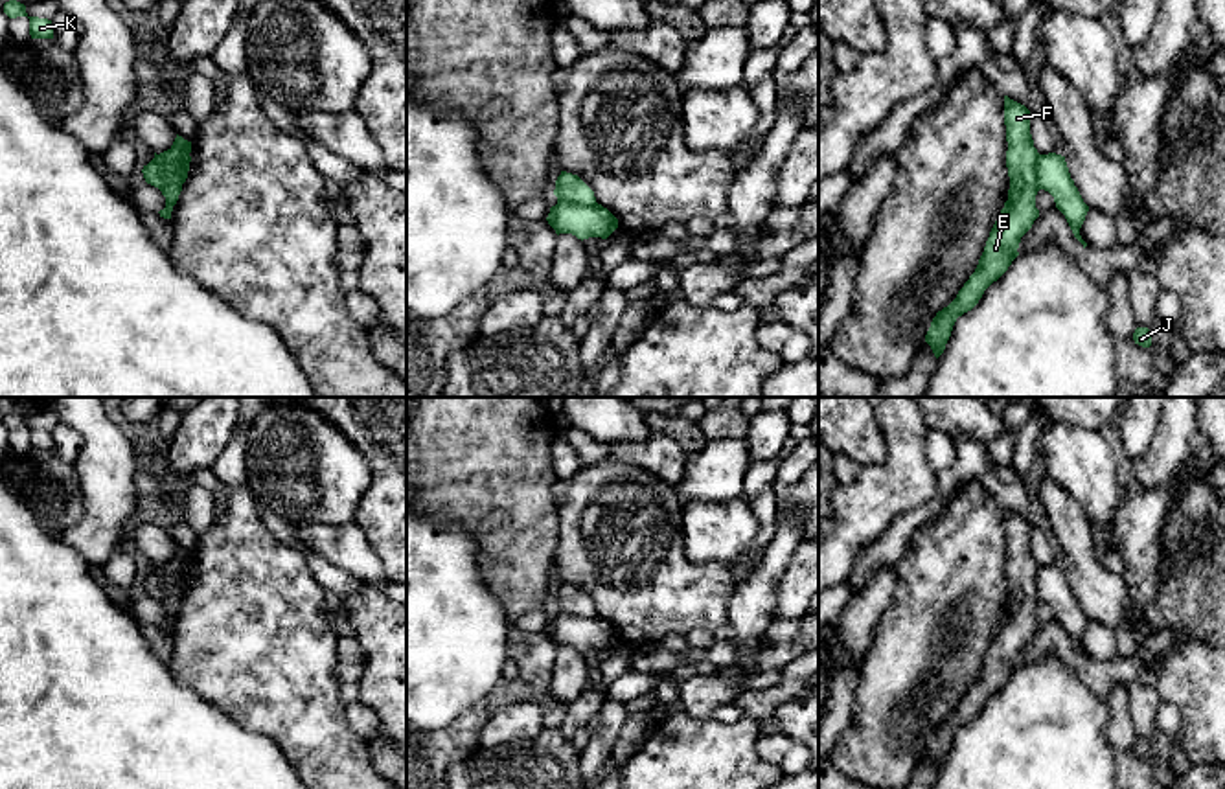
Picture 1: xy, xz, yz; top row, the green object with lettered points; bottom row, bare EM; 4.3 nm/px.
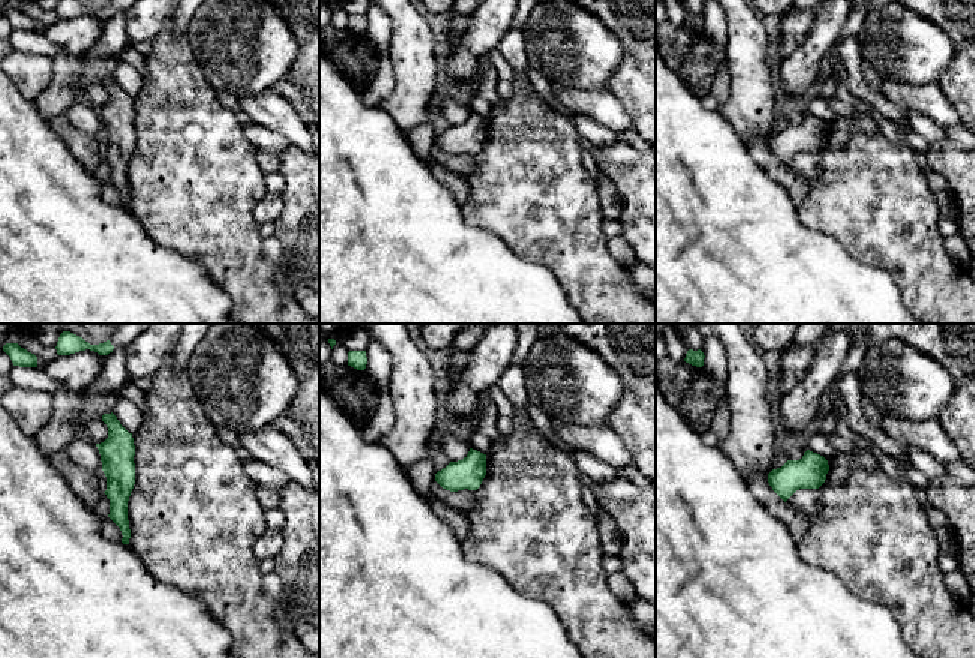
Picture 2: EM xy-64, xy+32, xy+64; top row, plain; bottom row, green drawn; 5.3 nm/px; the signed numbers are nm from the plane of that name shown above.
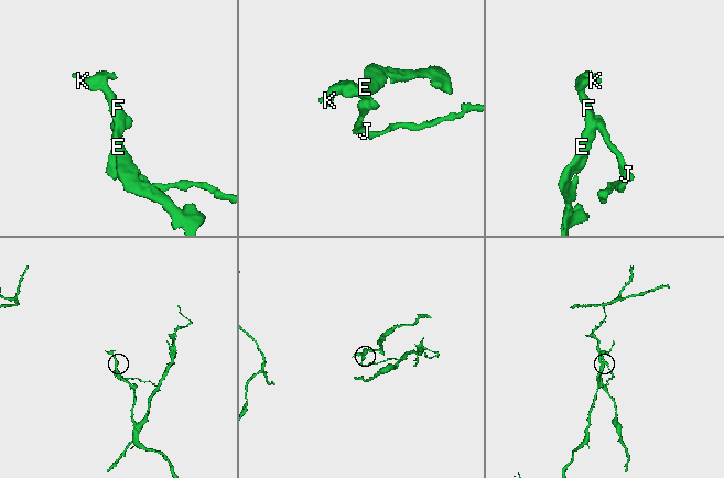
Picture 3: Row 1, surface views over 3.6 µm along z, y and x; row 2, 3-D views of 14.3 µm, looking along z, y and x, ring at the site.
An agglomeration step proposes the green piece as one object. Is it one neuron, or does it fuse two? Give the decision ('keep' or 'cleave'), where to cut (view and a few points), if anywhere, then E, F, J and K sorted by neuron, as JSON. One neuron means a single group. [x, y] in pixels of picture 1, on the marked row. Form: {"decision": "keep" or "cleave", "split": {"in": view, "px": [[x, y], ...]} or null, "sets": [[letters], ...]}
{"decision": "cleave", "split": {"in": "xz", "px": [[558, 199], [596, 203]]}, "sets": [["E", "F", "K"], ["J"]]}

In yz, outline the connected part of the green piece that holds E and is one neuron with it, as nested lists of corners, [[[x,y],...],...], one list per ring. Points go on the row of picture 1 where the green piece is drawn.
[[[1004,96],[1008,200],[990,232],[975,272],[958,291],[956,298],[938,311],[931,322],[925,342],[936,359],[944,353],[956,318],[971,311],[984,291],[1008,270],[1019,256],[1021,237],[1039,217],[1039,210],[1036,208],[1039,153],[1030,134],[1030,118],[1032,114],[1025,105]]]

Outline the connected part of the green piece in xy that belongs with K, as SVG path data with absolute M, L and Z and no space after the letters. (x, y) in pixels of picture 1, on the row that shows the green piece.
M9 0L9 2L4 4L4 13L6 13L9 18L28 17L28 18L29 18L29 35L31 35L31 39L53 39L52 20L48 20L48 18L39 18L39 17L29 17L29 15L26 13L26 6L24 6L24 4L20 4L20 2L17 2L17 0Z

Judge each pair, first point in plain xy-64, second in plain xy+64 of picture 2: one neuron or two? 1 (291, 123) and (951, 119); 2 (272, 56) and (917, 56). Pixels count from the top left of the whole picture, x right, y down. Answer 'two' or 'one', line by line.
1: one
2: one

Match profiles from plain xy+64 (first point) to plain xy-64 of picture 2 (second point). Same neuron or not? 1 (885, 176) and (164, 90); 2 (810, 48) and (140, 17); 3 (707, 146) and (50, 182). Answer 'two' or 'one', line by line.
1: one
2: one
3: one

